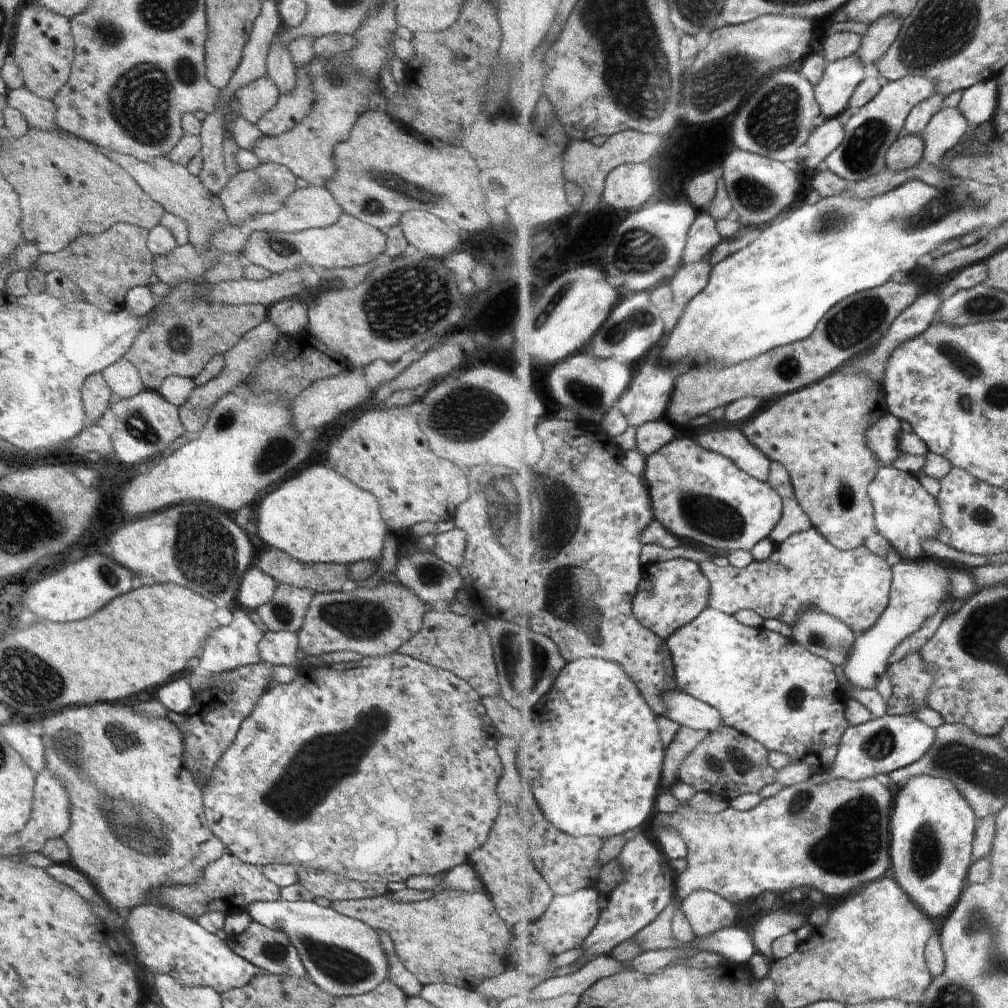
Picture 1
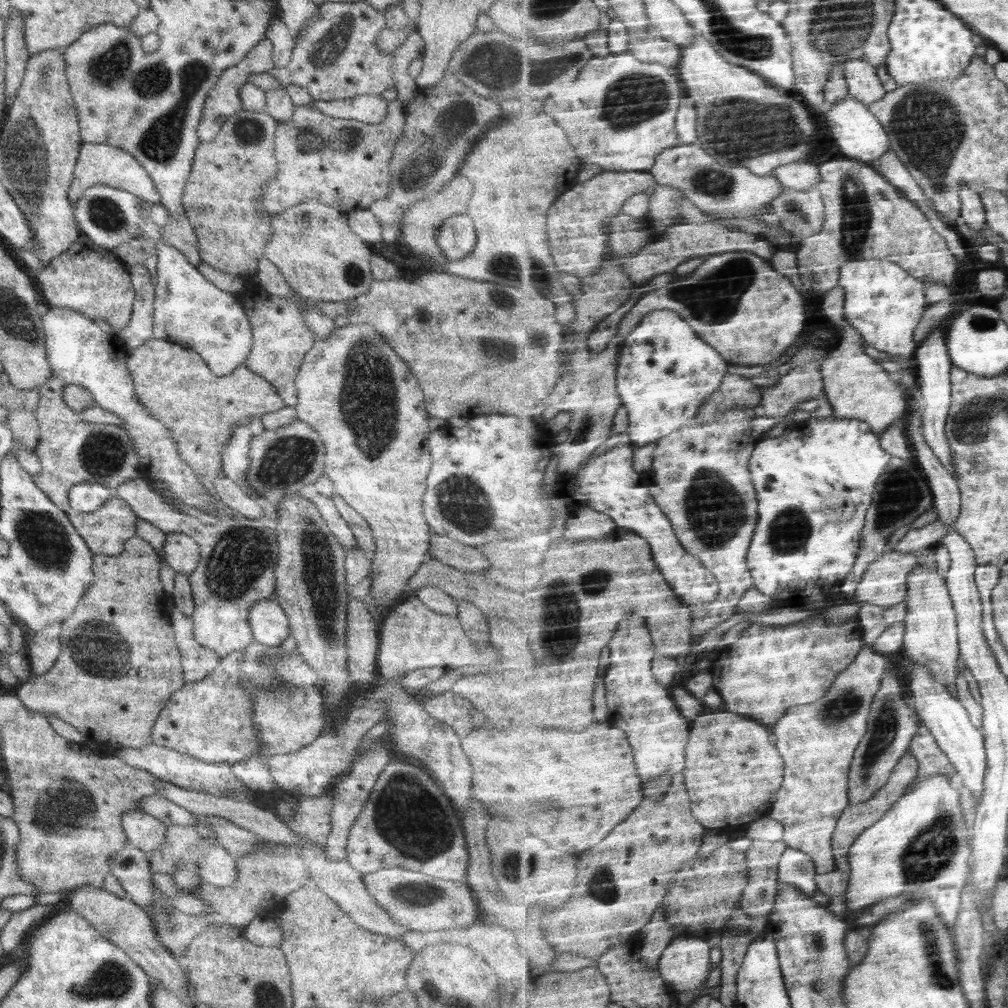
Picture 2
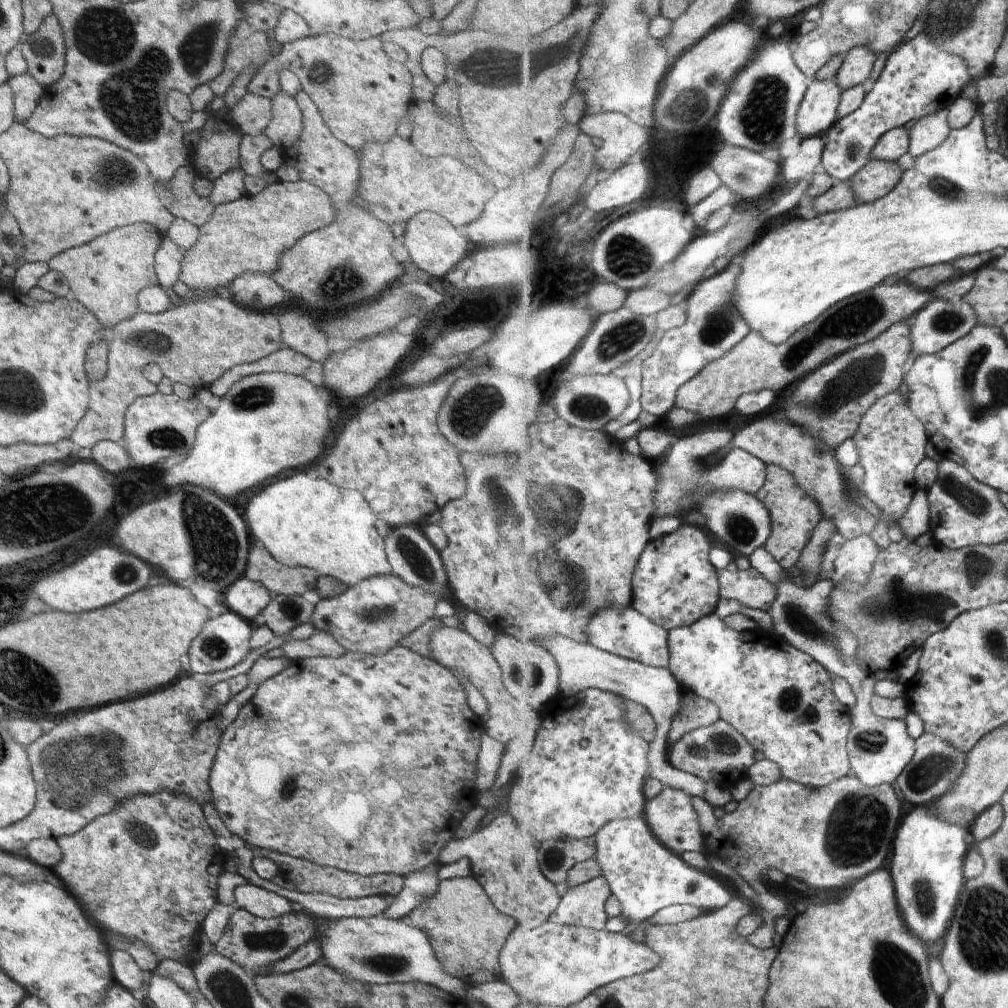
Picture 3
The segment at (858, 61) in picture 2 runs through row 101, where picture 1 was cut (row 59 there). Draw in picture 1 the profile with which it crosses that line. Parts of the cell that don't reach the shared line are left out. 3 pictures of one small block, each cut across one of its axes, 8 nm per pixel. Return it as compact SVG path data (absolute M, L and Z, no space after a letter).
M886 14L880 20L870 25L868 34L864 37L864 44L858 54L866 64L874 64L894 46L900 38L905 19L898 14Z

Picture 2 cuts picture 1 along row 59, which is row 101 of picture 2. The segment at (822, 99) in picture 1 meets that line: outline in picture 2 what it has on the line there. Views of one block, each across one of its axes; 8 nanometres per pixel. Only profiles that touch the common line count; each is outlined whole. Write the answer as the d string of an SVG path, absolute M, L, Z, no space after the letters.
M848 96L846 100L838 102L836 106L828 107L826 118L837 145L850 159L872 164L894 150L889 132L886 131L881 119L870 110L868 104L861 100Z

